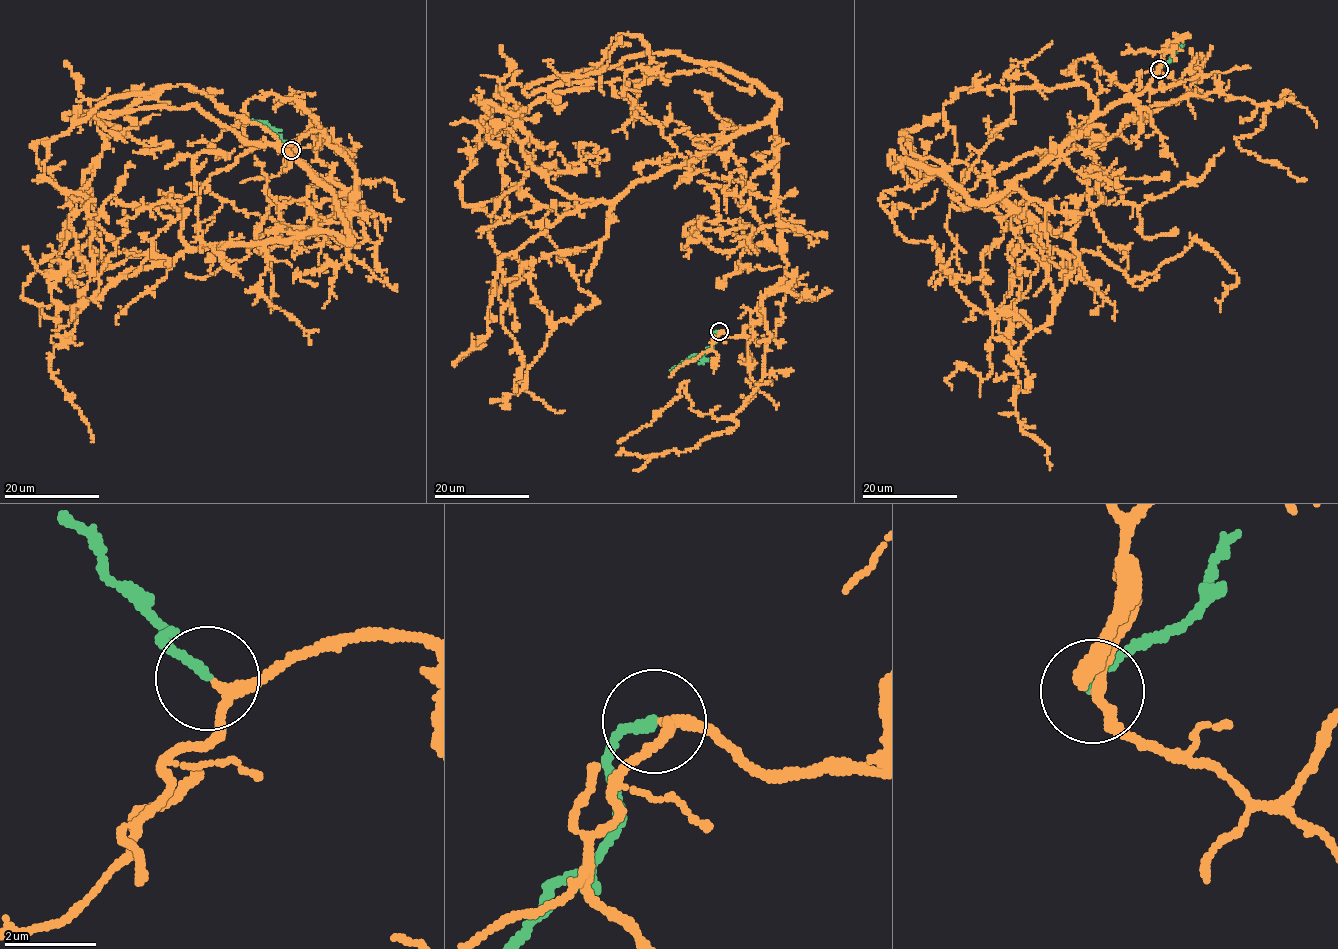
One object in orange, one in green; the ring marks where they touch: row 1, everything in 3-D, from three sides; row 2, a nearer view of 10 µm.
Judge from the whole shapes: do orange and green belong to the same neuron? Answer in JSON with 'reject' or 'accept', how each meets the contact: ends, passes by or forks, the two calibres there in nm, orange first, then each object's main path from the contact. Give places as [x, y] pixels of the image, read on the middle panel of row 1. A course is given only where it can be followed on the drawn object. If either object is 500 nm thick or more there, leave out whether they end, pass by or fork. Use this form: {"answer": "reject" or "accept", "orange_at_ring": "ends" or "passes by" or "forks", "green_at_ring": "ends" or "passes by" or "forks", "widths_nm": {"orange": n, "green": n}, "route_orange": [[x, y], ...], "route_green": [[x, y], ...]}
{"answer": "accept", "orange_at_ring": "passes by", "green_at_ring": "ends", "widths_nm": {"orange": 190, "green": 200}, "route_orange": [[719, 331], [783, 275], [777, 100], [675, 53], [541, 78], [590, 83], [496, 130], [515, 391]], "route_green": [[719, 331], [703, 357], [687, 359], [669, 371]]}

